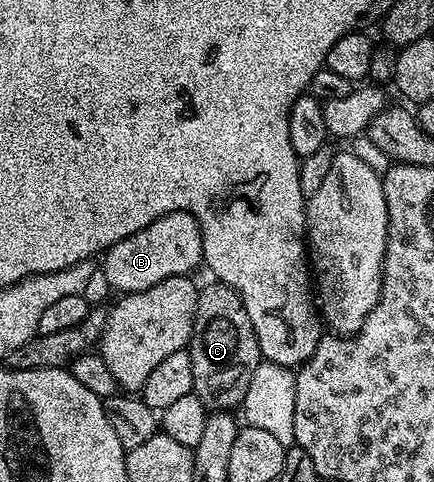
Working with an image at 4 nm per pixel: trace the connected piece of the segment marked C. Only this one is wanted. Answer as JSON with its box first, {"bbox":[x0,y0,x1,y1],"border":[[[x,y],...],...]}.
{"bbox":[187,284,263,411],"border":[[[212,284],[198,292],[193,340],[187,346],[191,355],[193,392],[206,410],[233,411],[244,402],[247,387],[251,387],[251,375],[255,375],[263,358],[243,299],[239,299],[230,285]]]}

